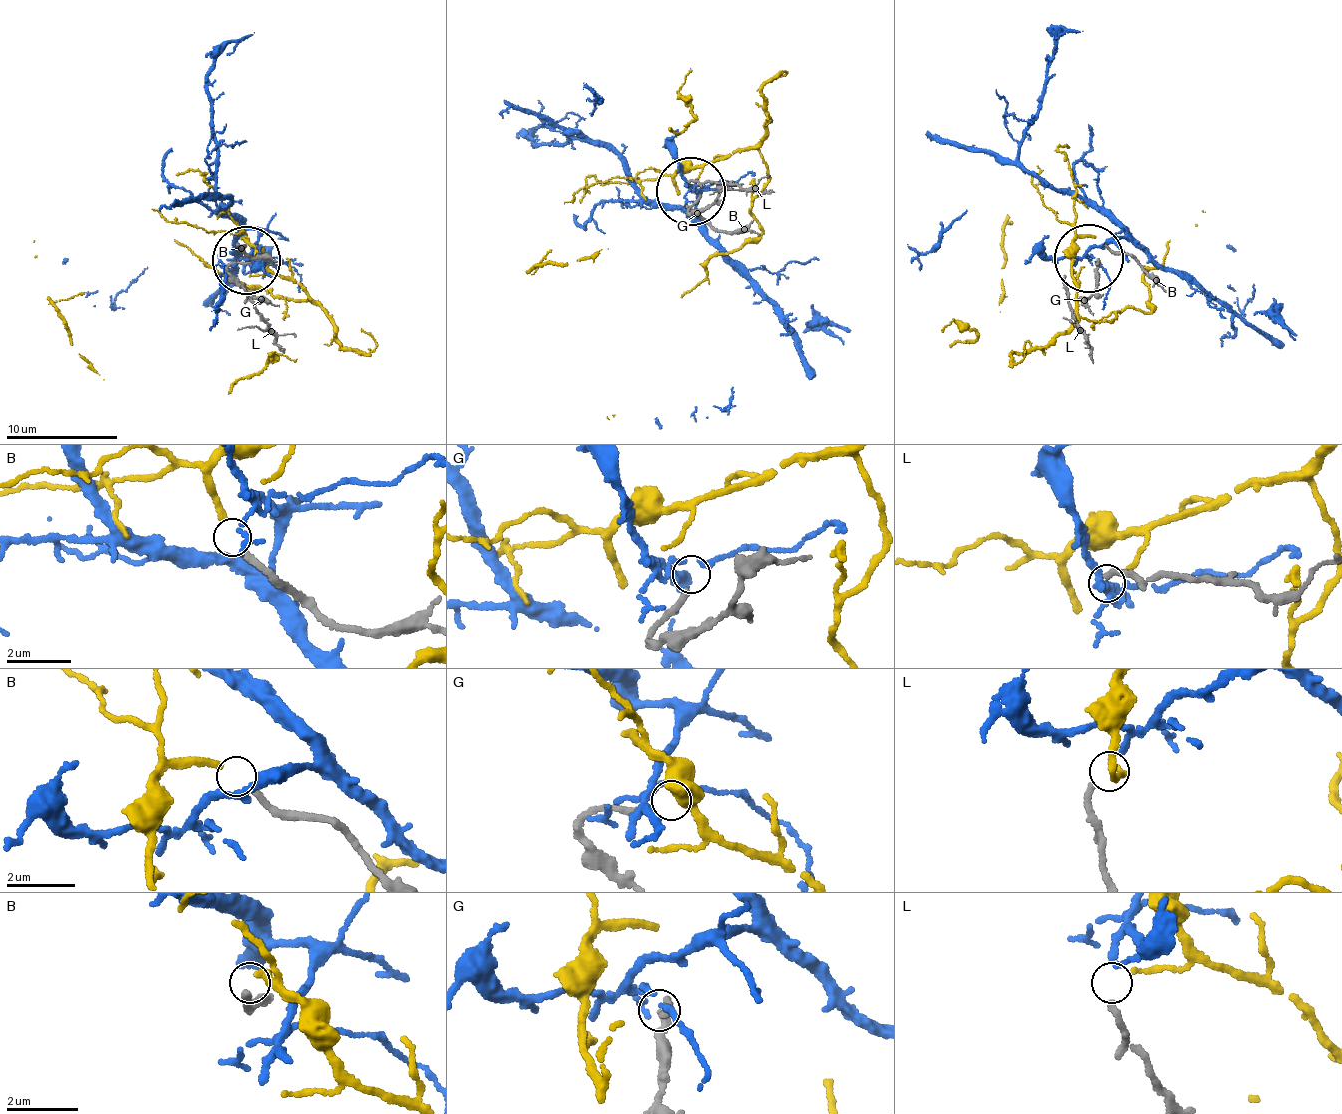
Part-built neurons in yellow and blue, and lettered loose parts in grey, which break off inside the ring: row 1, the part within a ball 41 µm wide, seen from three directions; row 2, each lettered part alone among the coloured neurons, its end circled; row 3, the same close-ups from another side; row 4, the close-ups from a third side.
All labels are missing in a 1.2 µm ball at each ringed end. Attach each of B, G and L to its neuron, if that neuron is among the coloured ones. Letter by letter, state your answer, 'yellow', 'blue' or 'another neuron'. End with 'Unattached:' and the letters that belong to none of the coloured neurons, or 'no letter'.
B: yellow
G: another neuron
L: blue
Unattached: G

